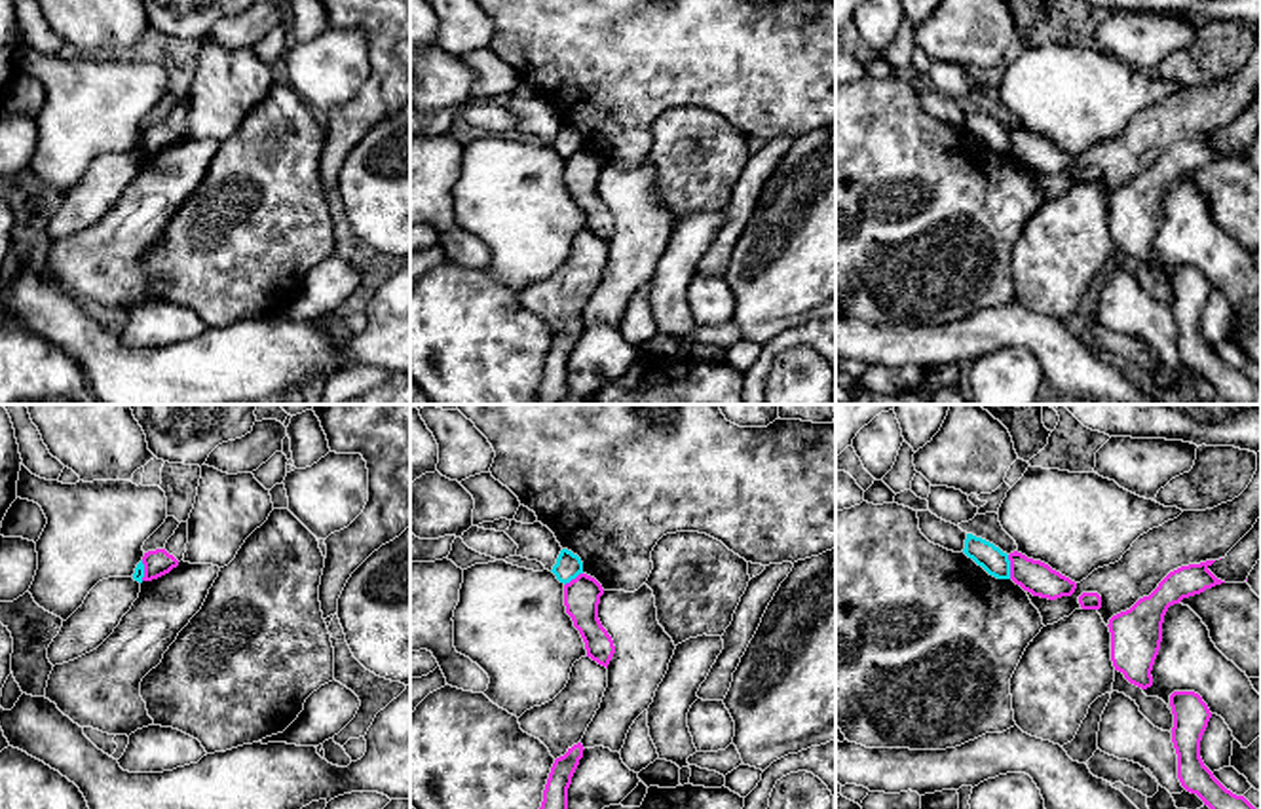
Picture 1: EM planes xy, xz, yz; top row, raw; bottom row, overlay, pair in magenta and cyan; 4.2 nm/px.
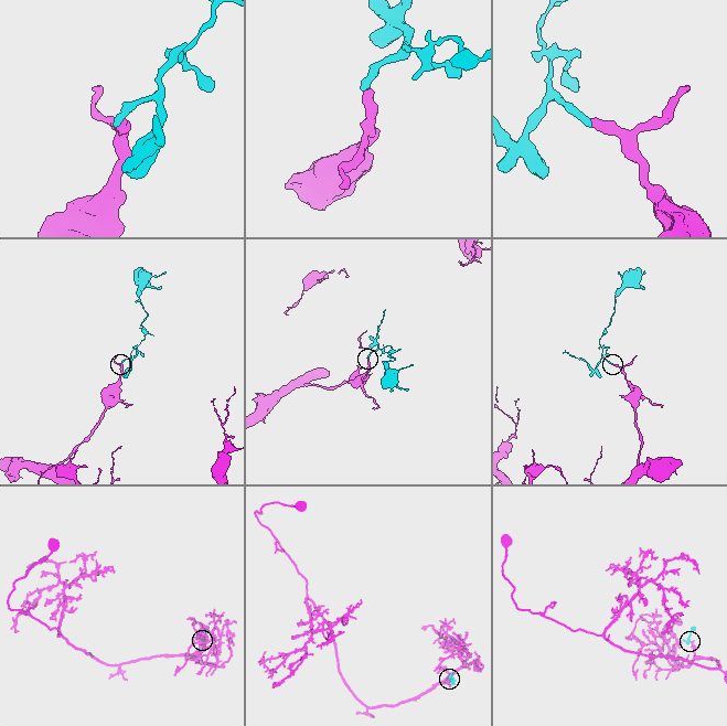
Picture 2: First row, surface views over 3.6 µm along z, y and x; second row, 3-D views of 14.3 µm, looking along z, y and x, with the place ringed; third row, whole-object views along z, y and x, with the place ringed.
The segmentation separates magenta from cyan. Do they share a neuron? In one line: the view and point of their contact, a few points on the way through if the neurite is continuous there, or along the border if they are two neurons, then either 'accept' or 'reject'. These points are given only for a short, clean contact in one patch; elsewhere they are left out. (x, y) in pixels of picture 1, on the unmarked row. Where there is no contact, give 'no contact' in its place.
meets magenta in yz at (1011, 141); border along yz (1007, 130), (1011, 152); reject

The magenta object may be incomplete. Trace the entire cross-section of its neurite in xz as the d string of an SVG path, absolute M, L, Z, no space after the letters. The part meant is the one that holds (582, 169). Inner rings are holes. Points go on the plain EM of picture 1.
M579 148L564 160L566 188L572 192L574 201L585 216L587 232L608 243L615 228L615 220L598 194L602 169L602 160L587 148Z

